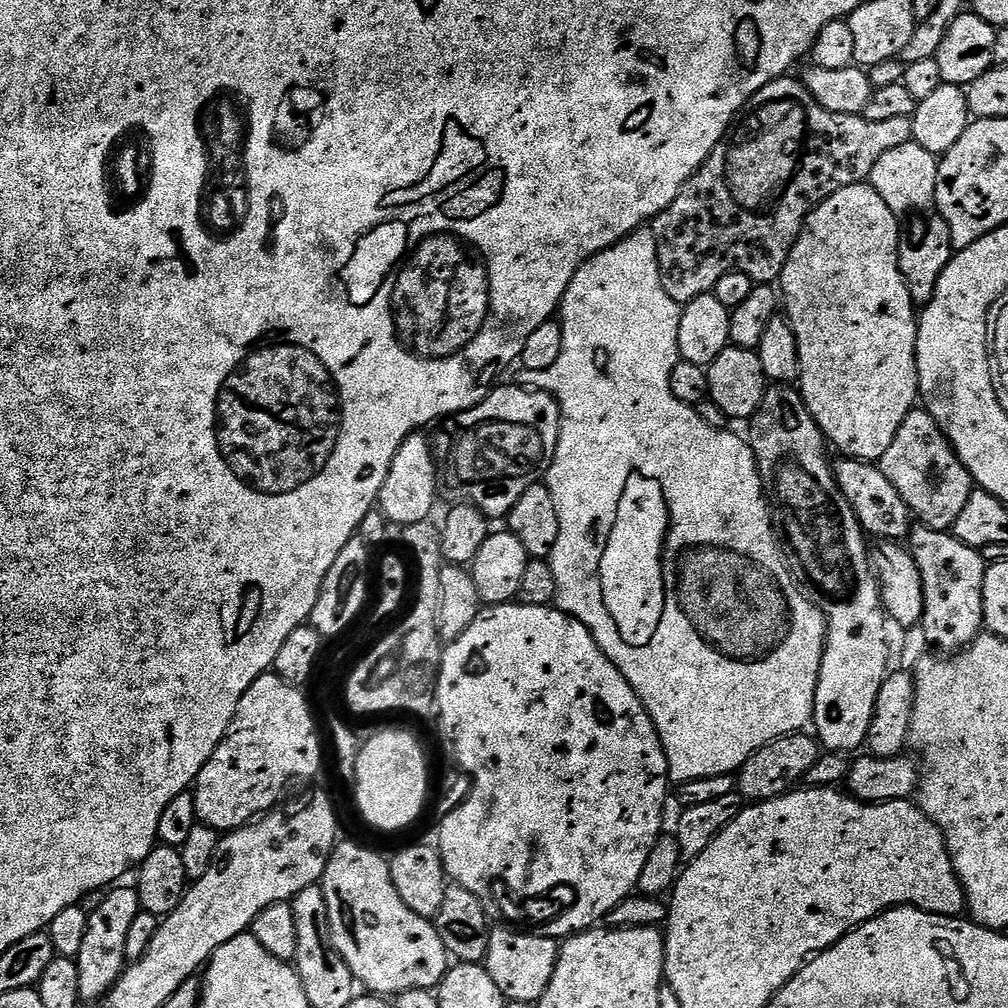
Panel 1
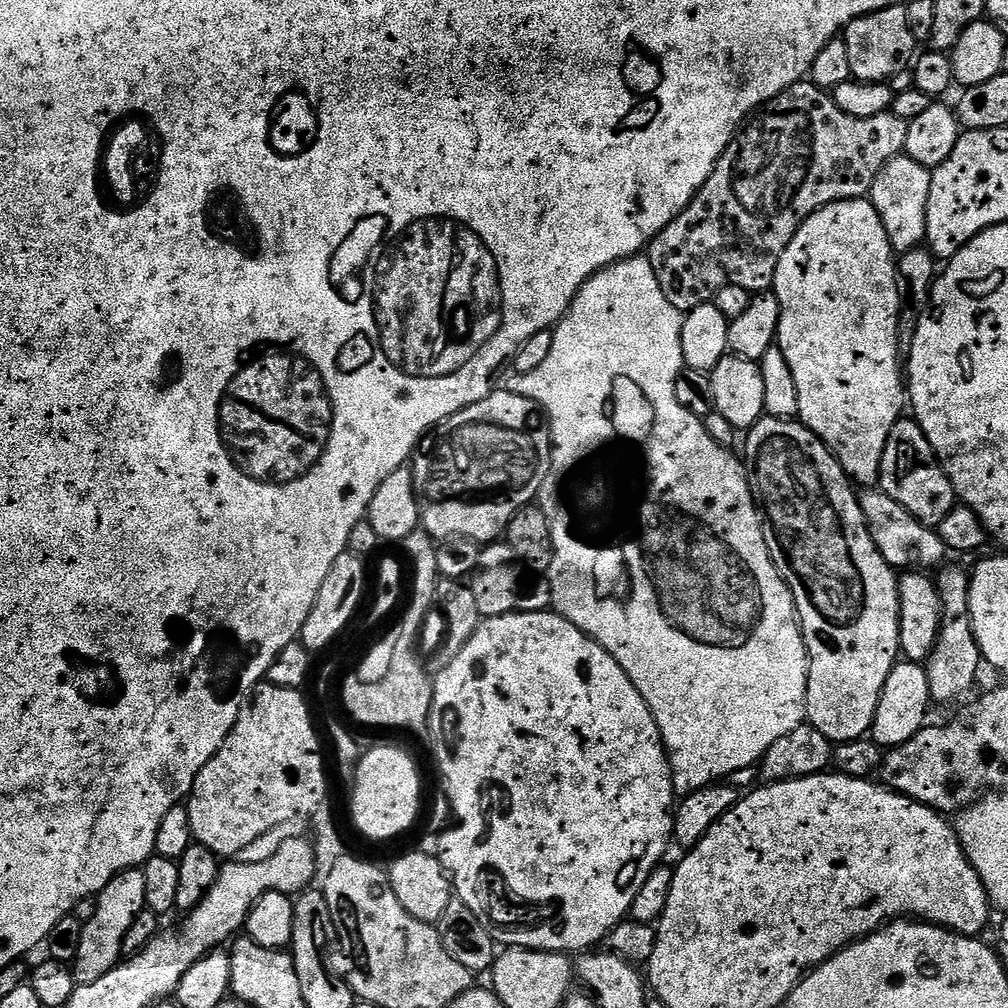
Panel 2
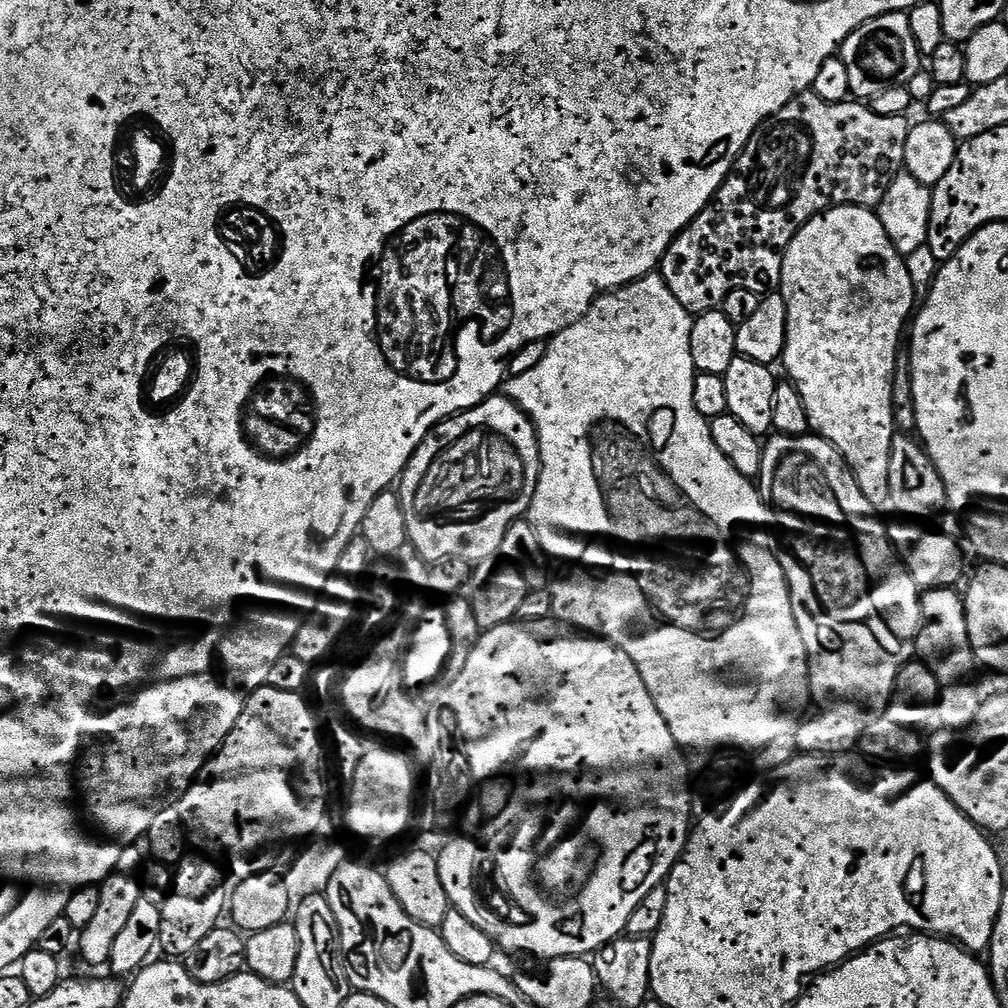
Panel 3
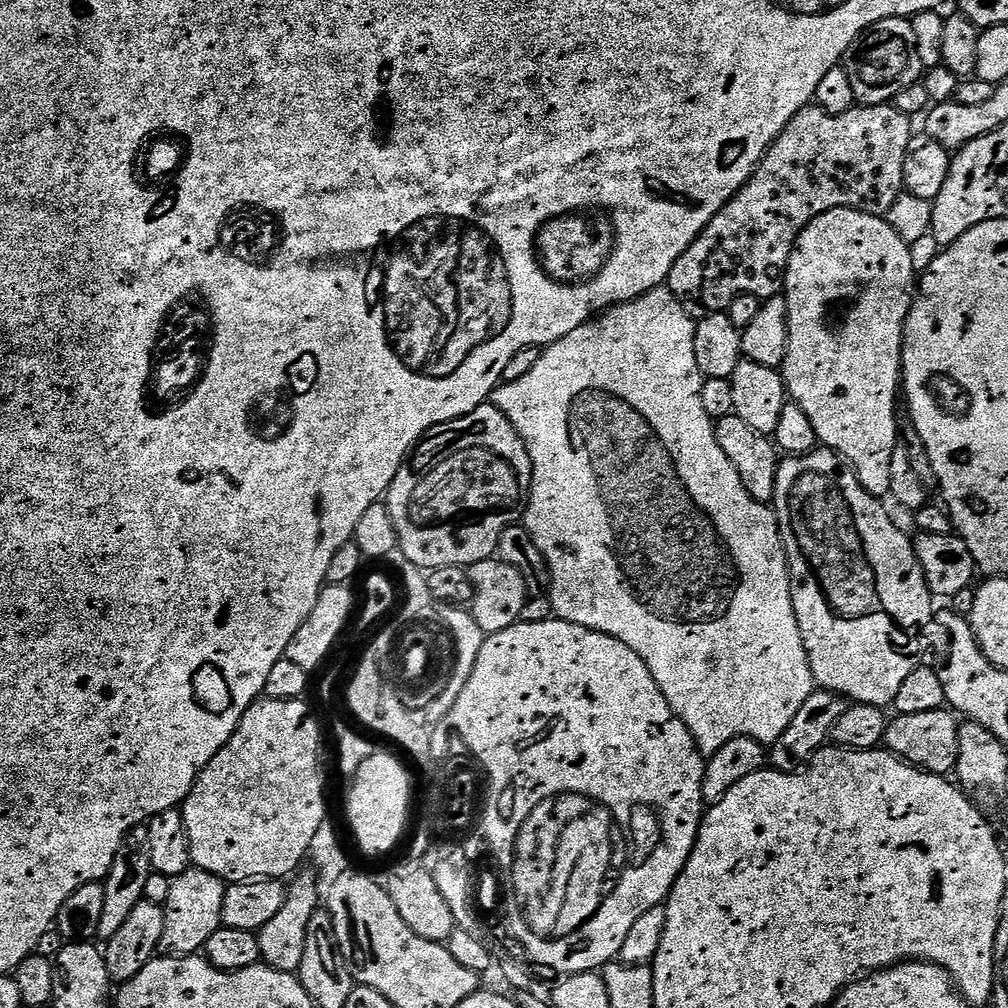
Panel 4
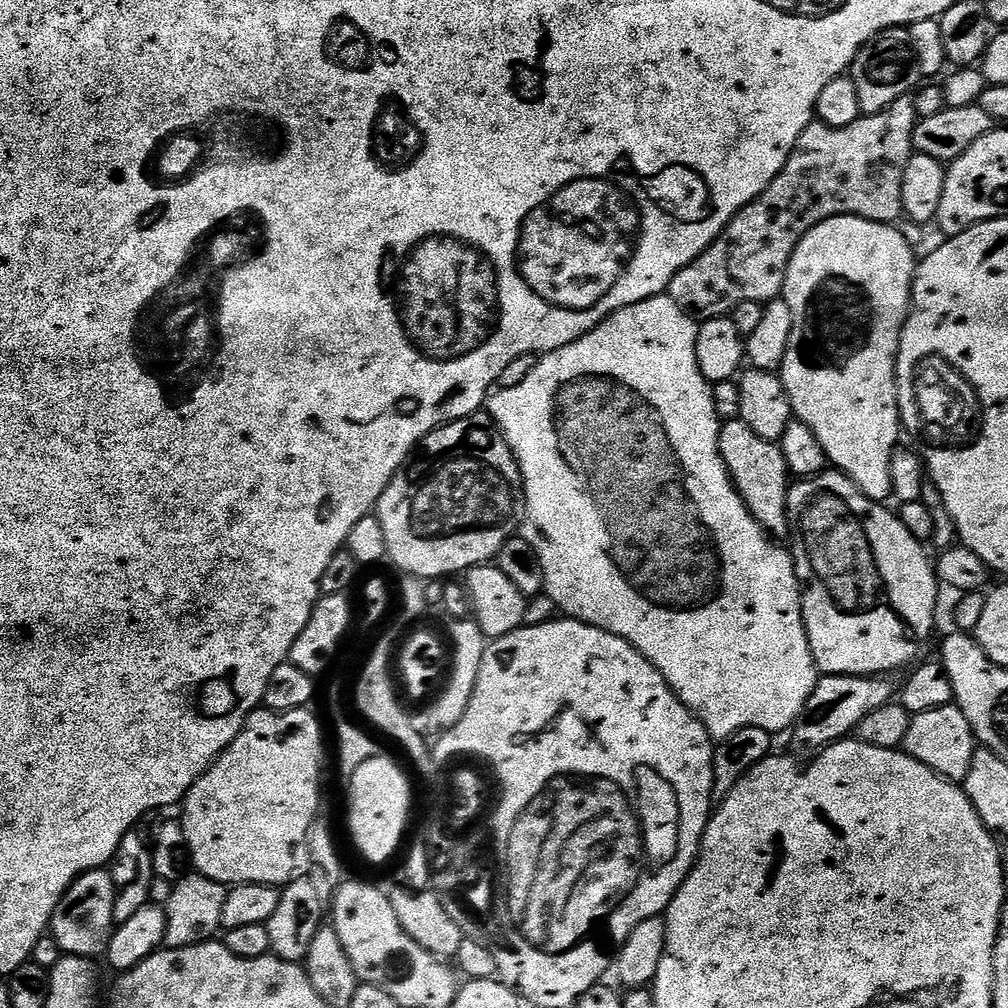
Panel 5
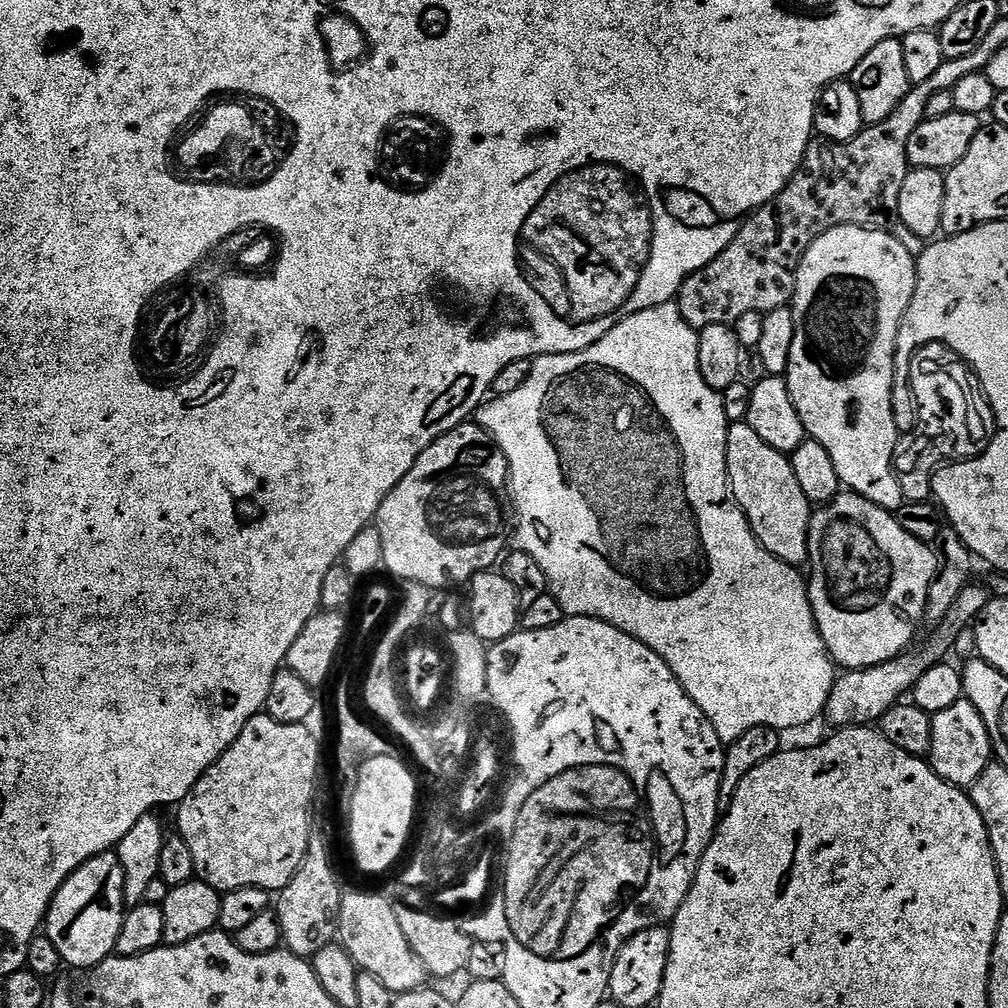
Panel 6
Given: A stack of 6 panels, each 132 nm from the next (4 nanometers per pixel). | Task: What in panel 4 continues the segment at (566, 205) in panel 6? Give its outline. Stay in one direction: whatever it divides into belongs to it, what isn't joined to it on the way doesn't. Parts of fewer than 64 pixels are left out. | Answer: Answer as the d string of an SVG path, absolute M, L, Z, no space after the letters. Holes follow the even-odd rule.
M569 214L550 220L536 237L536 251L545 276L562 284L587 282L608 263L614 247L614 225L600 214Z

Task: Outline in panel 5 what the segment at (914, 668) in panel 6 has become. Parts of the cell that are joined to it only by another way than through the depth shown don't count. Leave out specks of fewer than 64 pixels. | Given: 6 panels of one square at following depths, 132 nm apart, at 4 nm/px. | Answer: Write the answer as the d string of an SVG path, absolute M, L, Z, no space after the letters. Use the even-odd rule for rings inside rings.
M821 675L816 681L814 690L810 694L810 698L804 707L804 713L800 719L796 721L791 729L790 737L792 736L792 744L800 752L812 752L811 754L819 753L825 748L829 748L831 744L838 740L851 737L856 731L858 722L862 722L862 718L866 718L868 714L878 710L878 706L886 706L893 703L894 688L892 692L891 679L879 676L825 676Z

